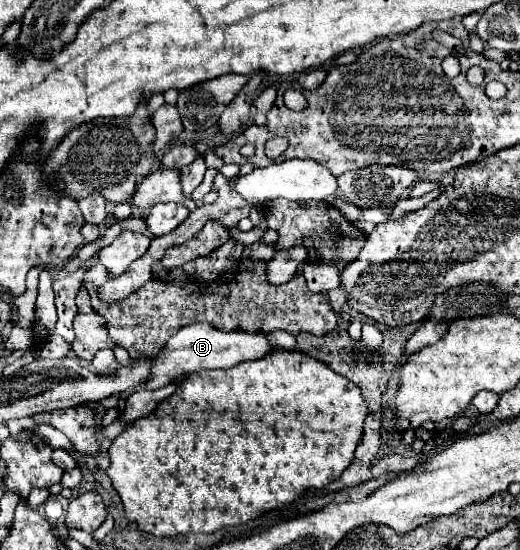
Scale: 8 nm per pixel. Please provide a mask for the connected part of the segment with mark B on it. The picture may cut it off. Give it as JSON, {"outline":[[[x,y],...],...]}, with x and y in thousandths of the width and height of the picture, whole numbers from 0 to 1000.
{"outline":[[[367,587],[340,602],[321,627],[294,653],[294,667],[287,689],[279,693],[283,707],[306,707],[313,700],[344,693],[352,682],[379,678],[383,671],[440,671],[463,656],[494,653],[513,645],[521,635],[510,605],[479,605],[479,602],[421,602],[402,595],[402,587]]]}

